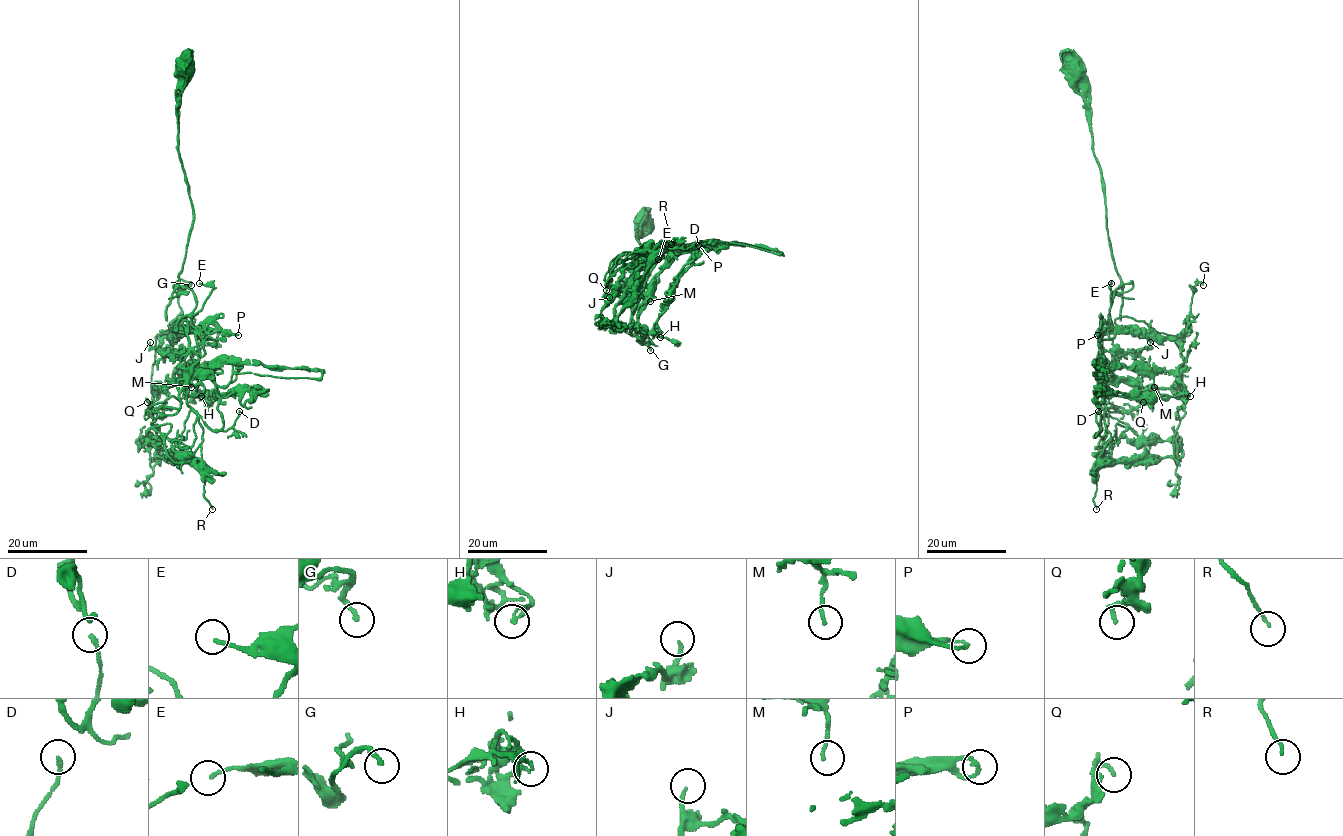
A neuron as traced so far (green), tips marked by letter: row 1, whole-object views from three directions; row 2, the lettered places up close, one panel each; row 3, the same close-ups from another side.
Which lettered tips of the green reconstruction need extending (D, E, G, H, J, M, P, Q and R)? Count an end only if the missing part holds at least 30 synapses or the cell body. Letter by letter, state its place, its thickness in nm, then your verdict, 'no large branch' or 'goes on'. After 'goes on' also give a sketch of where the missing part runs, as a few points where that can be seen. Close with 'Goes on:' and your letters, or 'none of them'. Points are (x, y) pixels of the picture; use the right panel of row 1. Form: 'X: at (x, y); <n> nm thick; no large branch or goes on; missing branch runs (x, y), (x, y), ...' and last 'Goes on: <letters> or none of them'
D: at (1098, 411); 120 nm thick; no large branch
E: at (1111, 283); 140 nm thick; goes on; missing branch runs (1111, 283), (1118, 279), (1125, 288), (1140, 290), (1151, 287), (1156, 281)
G: at (1203, 285); 160 nm thick; no large branch
H: at (1190, 396); 120 nm thick; no large branch
J: at (1150, 342); 170 nm thick; no large branch
M: at (1154, 387); 130 nm thick; no large branch
P: at (1097, 335); 190 nm thick; no large branch
Q: at (1143, 402); 190 nm thick; no large branch
R: at (1096, 509); 110 nm thick; no large branch
Goes on: E

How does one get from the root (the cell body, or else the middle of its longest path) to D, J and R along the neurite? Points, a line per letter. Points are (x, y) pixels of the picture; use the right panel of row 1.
D: (1070, 68), (1090, 112), (1107, 235), (1122, 284), (1099, 342), (1104, 397), (1095, 422), (1101, 431), (1098, 411)
J: (1070, 68), (1090, 112), (1107, 235), (1122, 284), (1099, 345), (1138, 353), (1150, 342)
R: (1070, 68), (1090, 112), (1107, 235), (1122, 284), (1099, 342), (1099, 393), (1110, 440), (1094, 466), (1096, 509)

